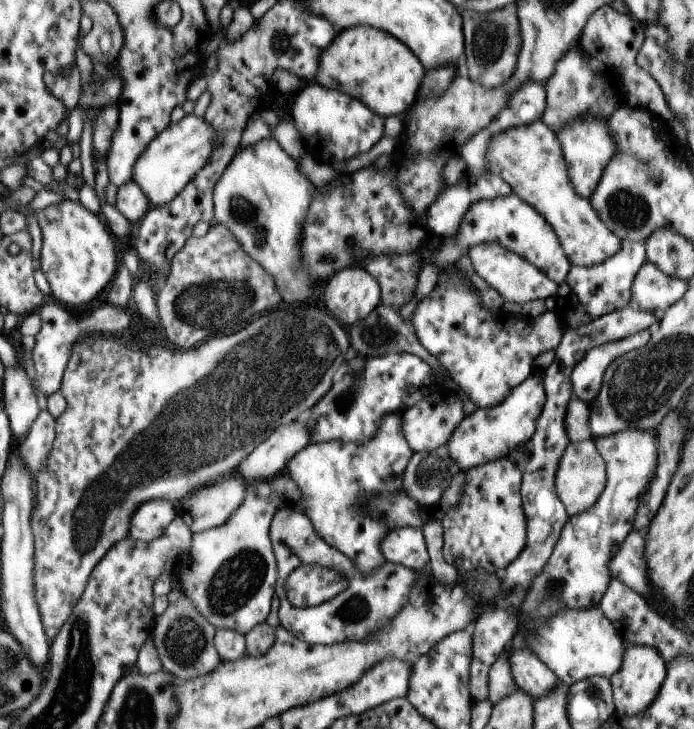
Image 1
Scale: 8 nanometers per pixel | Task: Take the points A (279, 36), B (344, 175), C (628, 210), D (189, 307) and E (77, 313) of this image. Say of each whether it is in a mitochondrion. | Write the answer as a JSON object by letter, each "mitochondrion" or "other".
{"A":"mitochondrion","B":"other","C":"mitochondrion","D":"mitochondrion","E":"other"}

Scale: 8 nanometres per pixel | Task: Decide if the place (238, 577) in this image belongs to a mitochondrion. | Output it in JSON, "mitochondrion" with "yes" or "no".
{"mitochondrion":"yes"}

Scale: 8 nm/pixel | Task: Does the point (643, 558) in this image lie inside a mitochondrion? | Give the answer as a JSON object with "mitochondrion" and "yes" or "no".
{"mitochondrion":"no"}

